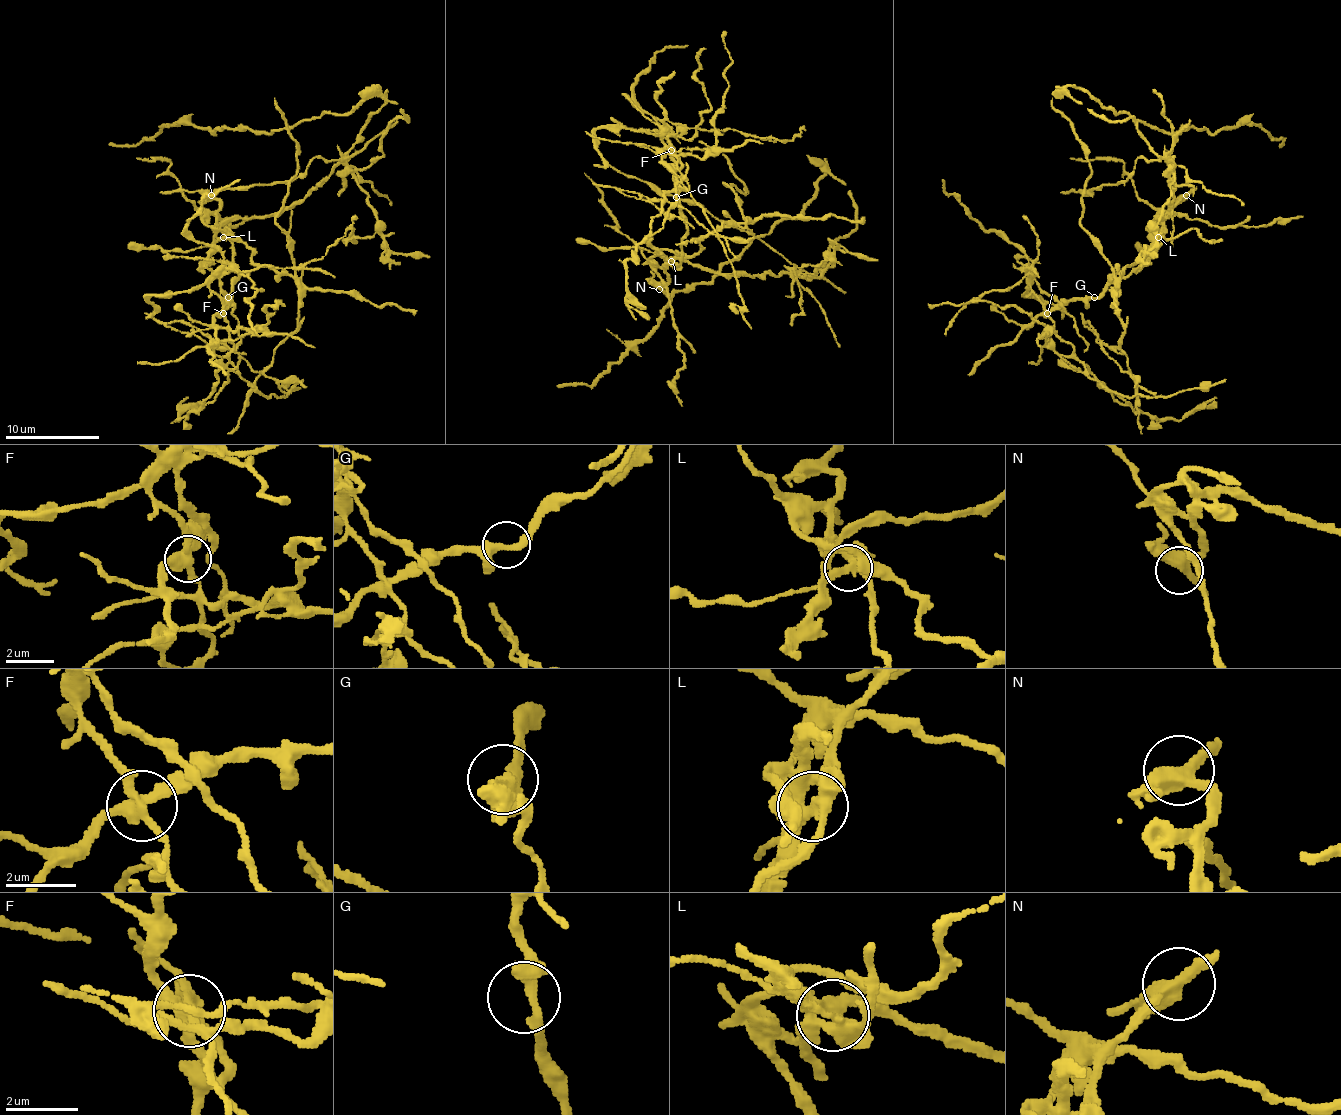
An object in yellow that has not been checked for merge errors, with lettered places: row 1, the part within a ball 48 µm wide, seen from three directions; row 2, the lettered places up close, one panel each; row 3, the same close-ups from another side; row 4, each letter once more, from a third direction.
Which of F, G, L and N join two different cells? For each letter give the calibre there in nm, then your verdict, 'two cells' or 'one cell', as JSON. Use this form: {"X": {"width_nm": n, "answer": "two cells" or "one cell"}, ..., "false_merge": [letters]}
{"F": {"width_nm": 320, "answer": "two cells"}, "G": {"width_nm": 280, "answer": "one cell"}, "L": {"width_nm": 320, "answer": "two cells"}, "N": {"width_nm": 360, "answer": "one cell"}, "false_merge": ["F", "L"]}

